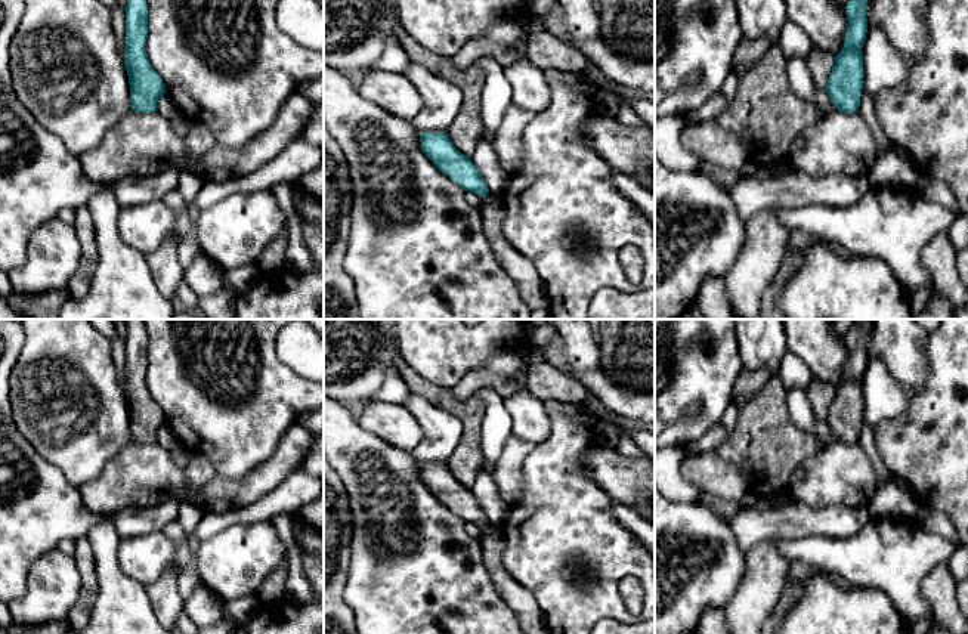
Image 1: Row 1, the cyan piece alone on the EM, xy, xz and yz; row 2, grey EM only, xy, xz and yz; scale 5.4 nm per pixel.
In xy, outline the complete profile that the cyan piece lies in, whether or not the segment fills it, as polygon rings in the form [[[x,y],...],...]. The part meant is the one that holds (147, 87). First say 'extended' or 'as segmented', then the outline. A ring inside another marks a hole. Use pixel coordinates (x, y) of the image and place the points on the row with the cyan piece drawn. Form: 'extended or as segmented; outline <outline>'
as segmented; outline [[[127,0],[126,6],[124,68],[130,84],[130,103],[134,112],[157,111],[157,100],[166,84],[152,68],[146,55],[148,4],[146,0]]]

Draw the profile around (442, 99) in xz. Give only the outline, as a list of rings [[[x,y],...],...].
[[[409,61],[405,77],[424,102],[423,108],[412,120],[414,127],[420,132],[448,133],[463,102],[461,90],[412,61]]]

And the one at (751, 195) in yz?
[[[804,171],[792,176],[767,176],[763,180],[742,179],[732,185],[729,194],[739,217],[746,225],[749,219],[768,207],[800,208],[805,205],[850,207],[870,189],[868,174],[850,176],[836,173],[813,177]]]

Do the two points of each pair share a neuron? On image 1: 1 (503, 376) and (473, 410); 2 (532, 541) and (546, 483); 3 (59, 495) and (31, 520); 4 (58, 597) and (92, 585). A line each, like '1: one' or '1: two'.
1: two
2: one
3: one
4: two

